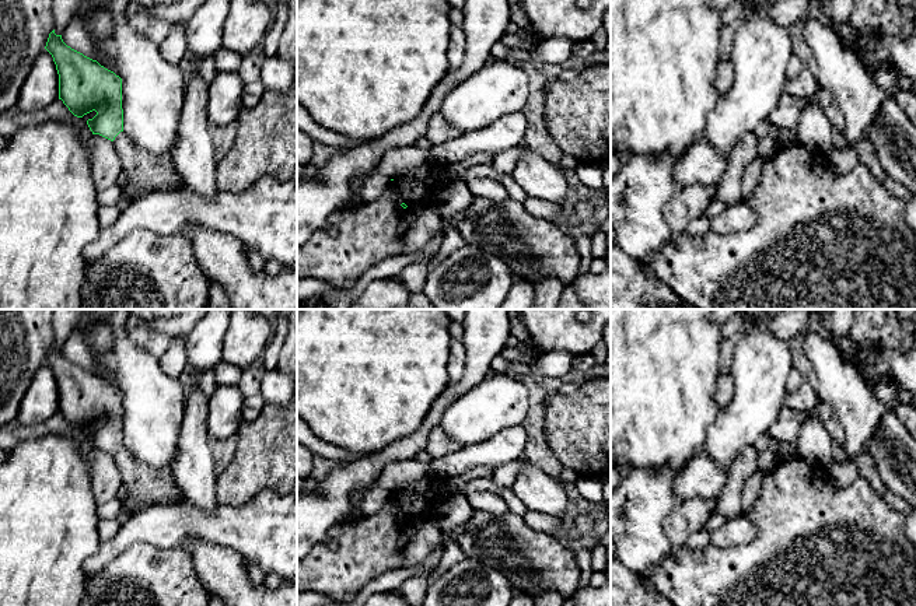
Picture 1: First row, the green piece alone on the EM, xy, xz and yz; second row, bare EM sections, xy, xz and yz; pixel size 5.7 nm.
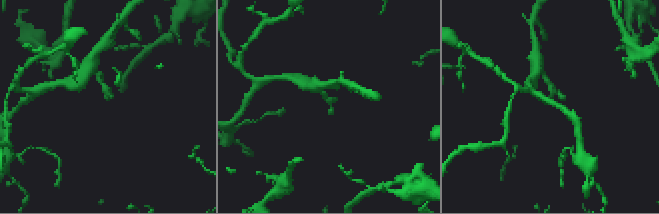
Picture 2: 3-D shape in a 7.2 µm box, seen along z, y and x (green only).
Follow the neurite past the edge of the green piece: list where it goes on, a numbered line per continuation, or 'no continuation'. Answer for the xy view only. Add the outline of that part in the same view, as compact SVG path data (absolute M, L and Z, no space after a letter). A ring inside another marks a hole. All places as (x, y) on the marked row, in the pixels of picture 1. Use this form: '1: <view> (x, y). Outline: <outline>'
1: xy (146, 174). Outline: M125 132L115 137L113 146L127 176L127 186L122 195L129 202L148 193L169 193L186 188L169 160L151 157L146 150L137 147Z

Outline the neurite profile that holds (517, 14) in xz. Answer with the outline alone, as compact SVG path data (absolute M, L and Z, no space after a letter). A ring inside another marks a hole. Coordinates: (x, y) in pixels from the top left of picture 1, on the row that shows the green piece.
M508 0L510 4L510 21L518 27L529 25L529 20L525 14L522 0Z

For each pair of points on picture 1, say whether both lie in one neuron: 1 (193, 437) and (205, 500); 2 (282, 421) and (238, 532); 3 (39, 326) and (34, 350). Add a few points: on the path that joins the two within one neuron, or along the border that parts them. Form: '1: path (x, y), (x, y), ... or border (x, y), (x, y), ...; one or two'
1: path (193, 452), (193, 473), (198, 484); one
2: border (282, 493), (262, 489), (241, 505), (220, 504); two
3: path (34, 332), (34, 344); one

